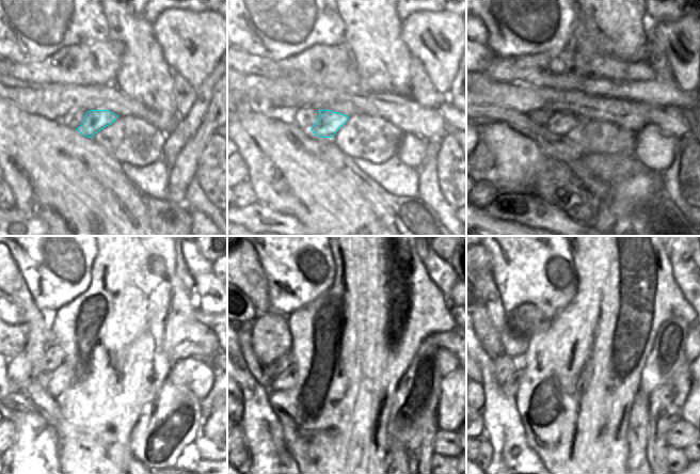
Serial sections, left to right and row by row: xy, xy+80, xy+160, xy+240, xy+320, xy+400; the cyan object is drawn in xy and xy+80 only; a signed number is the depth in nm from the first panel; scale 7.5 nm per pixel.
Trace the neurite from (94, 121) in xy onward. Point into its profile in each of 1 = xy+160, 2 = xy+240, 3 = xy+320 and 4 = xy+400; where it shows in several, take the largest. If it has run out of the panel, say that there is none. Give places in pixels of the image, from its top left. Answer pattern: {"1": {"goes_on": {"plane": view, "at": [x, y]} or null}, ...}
{"1": {"goes_on": {"plane": "xy+160", "at": [561, 123]}}, "2": {"goes_on": {"plane": "xy+240", "at": [54, 382]}}, "3": {"goes_on": {"plane": "xy+320", "at": [285, 380]}}, "4": {"goes_on": {"plane": "xy+400", "at": [510, 386]}}}

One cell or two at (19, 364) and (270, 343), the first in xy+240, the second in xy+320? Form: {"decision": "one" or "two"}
{"decision": "one"}

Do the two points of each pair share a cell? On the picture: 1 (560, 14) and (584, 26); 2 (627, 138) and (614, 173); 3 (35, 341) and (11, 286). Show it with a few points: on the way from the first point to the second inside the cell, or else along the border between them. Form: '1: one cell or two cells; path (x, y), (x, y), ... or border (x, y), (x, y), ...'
1: two cells; border (579, 16), (567, 46)
2: two cells; border (595, 152), (627, 157)
3: one cell; path (35, 327), (35, 320), (25, 300)

